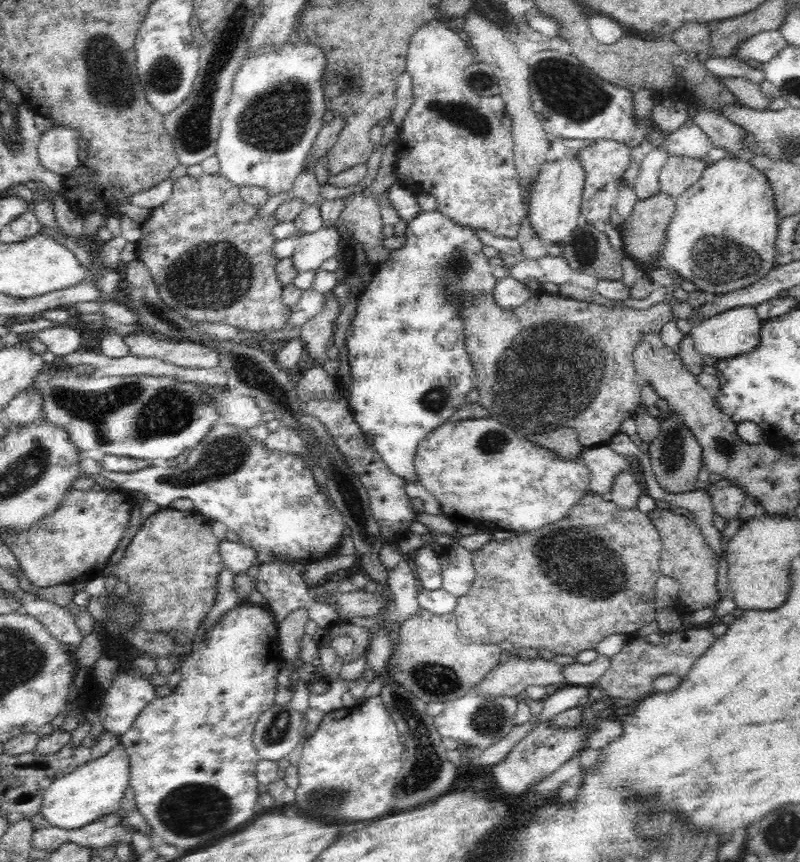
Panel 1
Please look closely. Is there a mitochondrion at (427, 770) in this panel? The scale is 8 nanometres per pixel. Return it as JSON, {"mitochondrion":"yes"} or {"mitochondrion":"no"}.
{"mitochondrion":"yes"}

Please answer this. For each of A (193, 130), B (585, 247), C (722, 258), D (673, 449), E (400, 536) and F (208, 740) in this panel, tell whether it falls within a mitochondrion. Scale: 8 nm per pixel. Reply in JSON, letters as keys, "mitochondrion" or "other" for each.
{"A":"mitochondrion","B":"mitochondrion","C":"mitochondrion","D":"mitochondrion","E":"other","F":"other"}

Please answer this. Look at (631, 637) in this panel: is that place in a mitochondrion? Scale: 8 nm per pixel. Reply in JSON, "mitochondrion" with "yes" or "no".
{"mitochondrion":"no"}

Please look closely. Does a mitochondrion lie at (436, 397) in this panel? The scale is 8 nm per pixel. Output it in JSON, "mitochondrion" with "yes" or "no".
{"mitochondrion":"yes"}

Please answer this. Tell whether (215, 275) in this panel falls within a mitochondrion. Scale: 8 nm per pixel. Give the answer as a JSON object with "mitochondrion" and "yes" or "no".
{"mitochondrion":"yes"}

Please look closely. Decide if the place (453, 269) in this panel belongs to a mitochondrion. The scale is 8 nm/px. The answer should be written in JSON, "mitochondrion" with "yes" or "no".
{"mitochondrion":"yes"}

